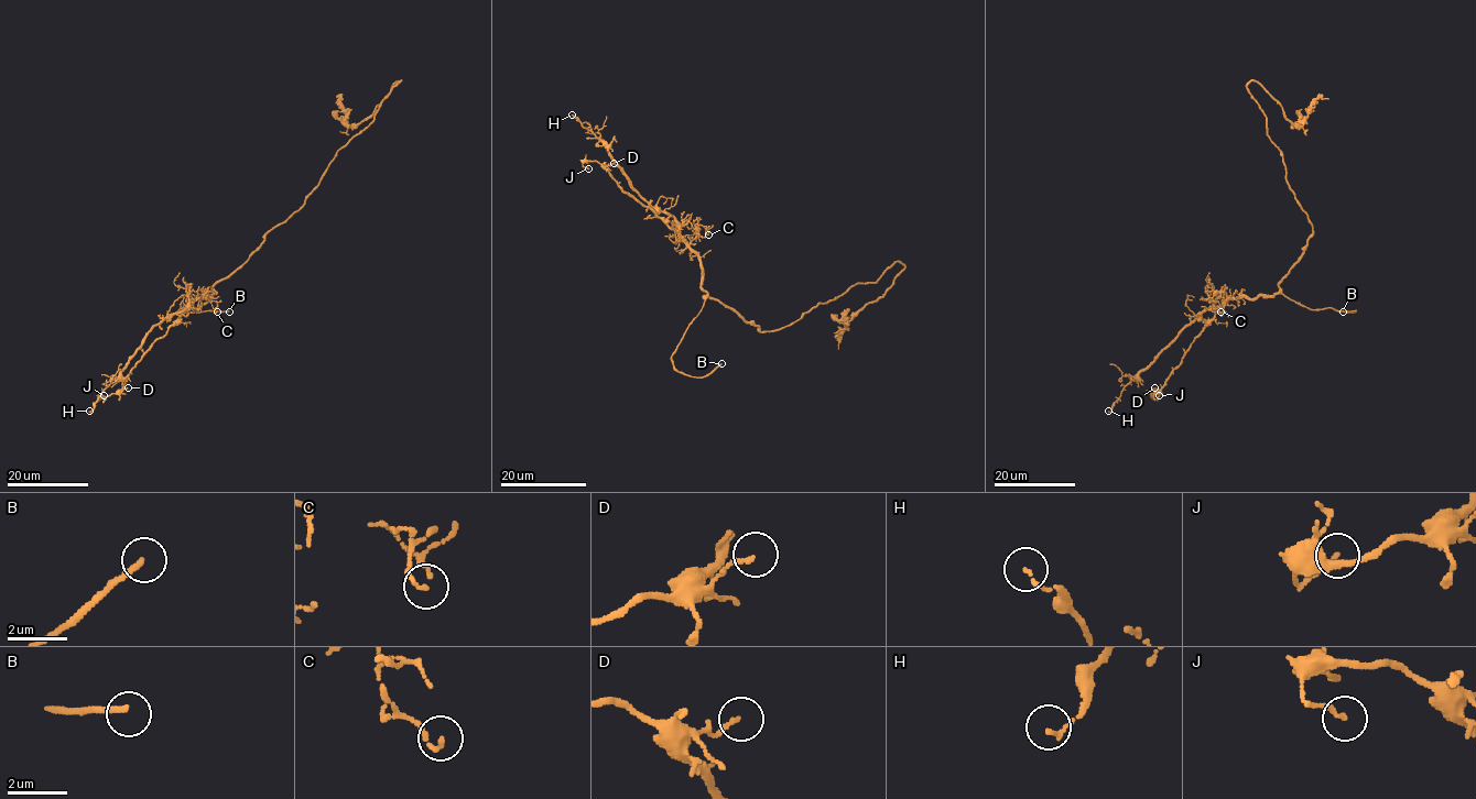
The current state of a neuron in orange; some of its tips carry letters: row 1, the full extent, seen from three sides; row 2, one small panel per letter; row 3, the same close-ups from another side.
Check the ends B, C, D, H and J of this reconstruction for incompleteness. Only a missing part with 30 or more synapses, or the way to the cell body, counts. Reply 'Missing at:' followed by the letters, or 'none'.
Missing at: B

